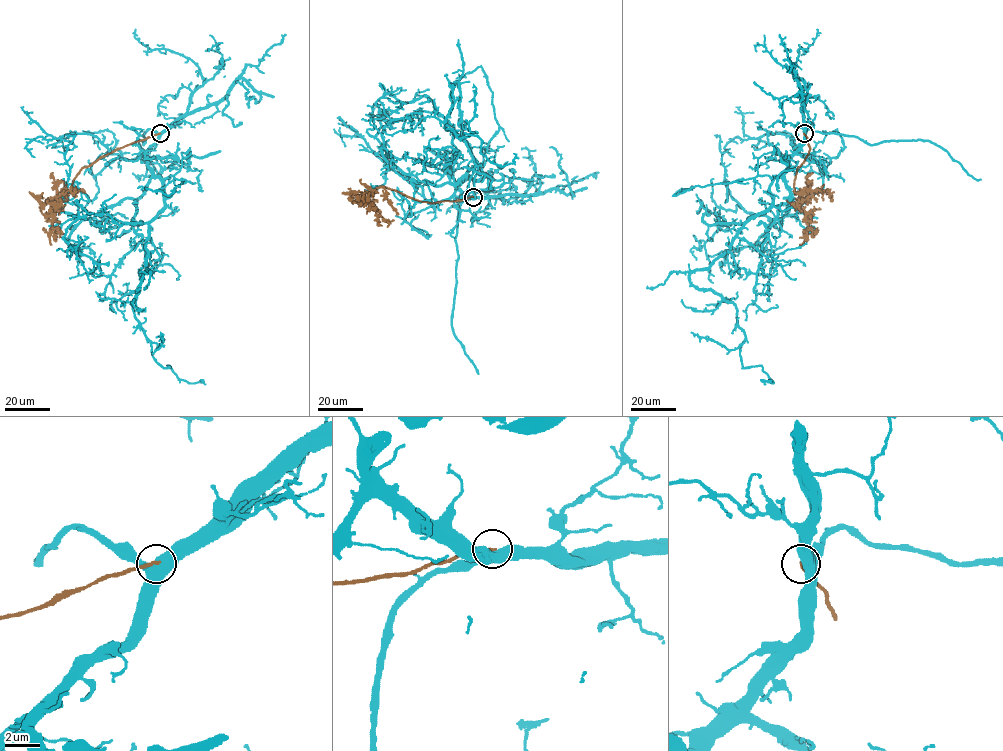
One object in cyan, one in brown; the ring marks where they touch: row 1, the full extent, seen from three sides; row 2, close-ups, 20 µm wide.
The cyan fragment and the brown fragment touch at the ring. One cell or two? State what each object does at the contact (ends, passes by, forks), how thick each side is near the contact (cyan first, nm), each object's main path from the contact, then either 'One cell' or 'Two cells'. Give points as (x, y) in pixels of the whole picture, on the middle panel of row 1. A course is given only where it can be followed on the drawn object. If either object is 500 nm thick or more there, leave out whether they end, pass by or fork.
At the ring cyan forks. At the ring brown ends. Thickness 480 nm (cyan) against 170 nm. Course of cyan: (472, 197), (457, 186), (478, 164), (454, 82), (445, 128), (476, 135), (493, 163), (513, 153). Course of brown: (472, 197), (430, 203), (384, 187), (363, 194), (366, 202), (362, 198), (364, 192). Two cells

